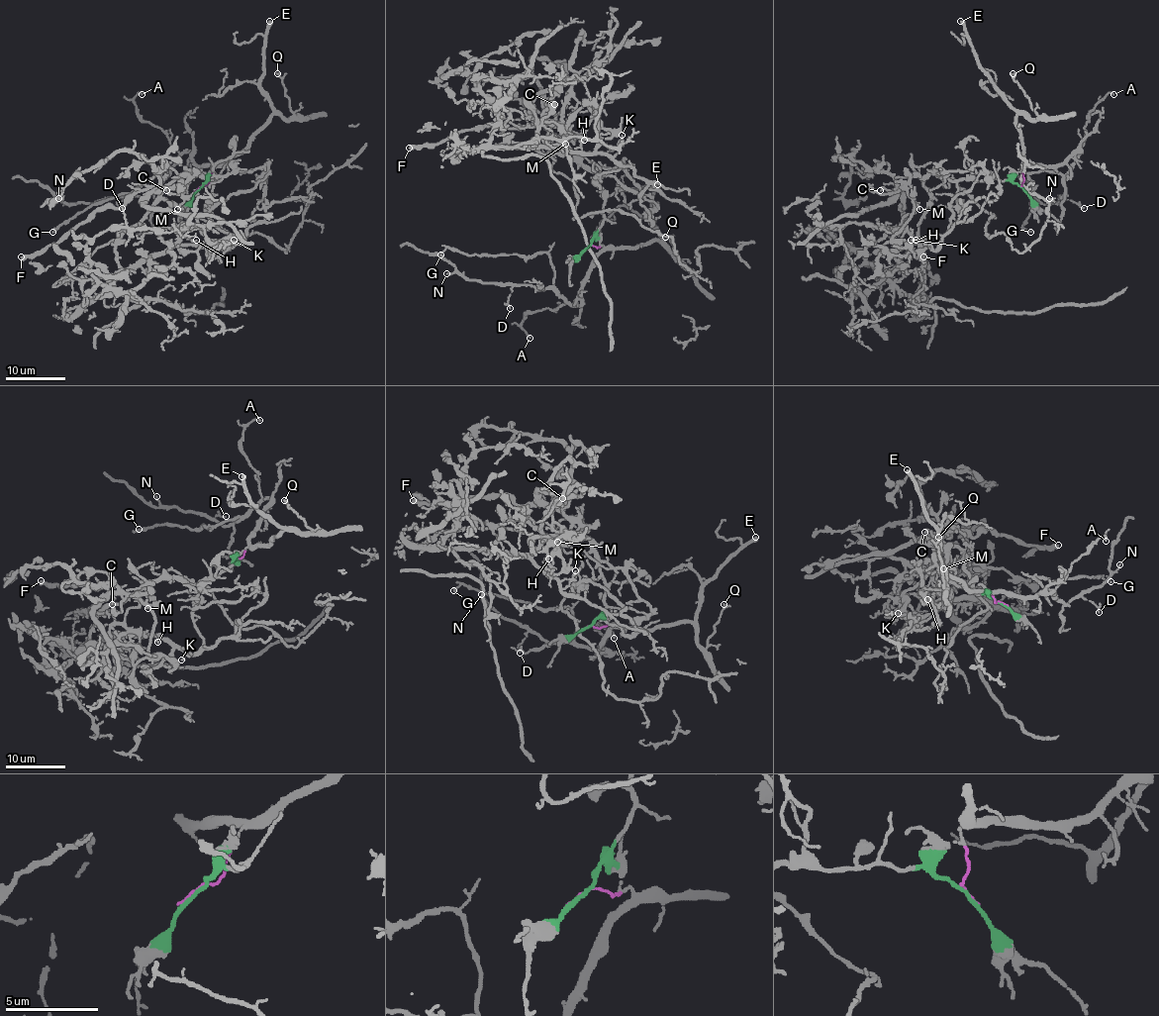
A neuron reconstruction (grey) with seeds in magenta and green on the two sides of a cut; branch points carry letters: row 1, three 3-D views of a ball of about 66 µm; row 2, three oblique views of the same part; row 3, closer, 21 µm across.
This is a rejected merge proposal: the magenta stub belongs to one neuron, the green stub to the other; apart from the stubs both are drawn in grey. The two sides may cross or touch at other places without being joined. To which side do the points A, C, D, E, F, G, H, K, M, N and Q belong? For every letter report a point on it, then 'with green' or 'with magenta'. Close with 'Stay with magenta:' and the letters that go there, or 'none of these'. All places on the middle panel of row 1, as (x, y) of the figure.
A: at (530, 338); with magenta
C: at (554, 104); with green
D: at (510, 308); with magenta
E: at (657, 184); with magenta
F: at (409, 148); with green
G: at (440, 254); with magenta
H: at (584, 140); with green
K: at (622, 135); with green
M: at (565, 144); with green
N: at (446, 273); with magenta
Q: at (665, 237); with magenta
Stay with magenta: A, D, E, G, N, Q

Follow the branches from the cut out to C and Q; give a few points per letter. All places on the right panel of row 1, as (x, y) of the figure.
C: (1023, 188), (1011, 181), (953, 181), (926, 173), (921, 178), (901, 179), (903, 187), (894, 191), (880, 190)
Q: (1023, 188), (1023, 147), (1016, 118), (1020, 114), (1031, 118), (1037, 115), (1014, 73)

